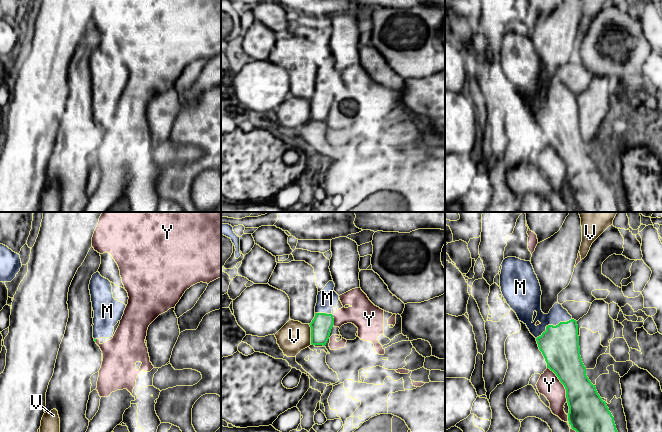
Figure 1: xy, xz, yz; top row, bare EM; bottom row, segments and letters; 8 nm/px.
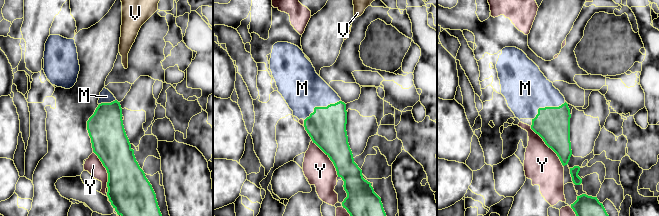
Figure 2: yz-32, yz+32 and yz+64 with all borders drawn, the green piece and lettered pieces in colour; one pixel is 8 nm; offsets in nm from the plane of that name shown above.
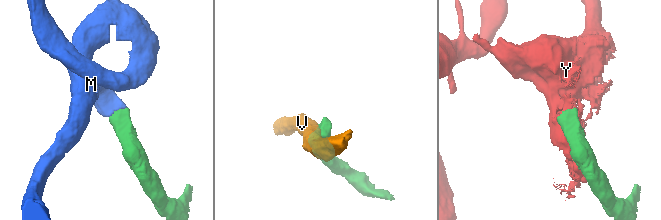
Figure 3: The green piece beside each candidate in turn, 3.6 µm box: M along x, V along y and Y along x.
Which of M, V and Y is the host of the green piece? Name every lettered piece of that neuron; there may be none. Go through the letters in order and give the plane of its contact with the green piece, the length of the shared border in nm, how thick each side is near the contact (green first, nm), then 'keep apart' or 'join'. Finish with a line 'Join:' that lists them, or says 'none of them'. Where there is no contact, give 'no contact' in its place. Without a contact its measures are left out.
M: yz | 340 nm | 320/150 nm | join
V: xz | 160 nm | 170/240 nm | keep apart
Y: yz | 320 nm | 280/180 nm | keep apart
Join: M

